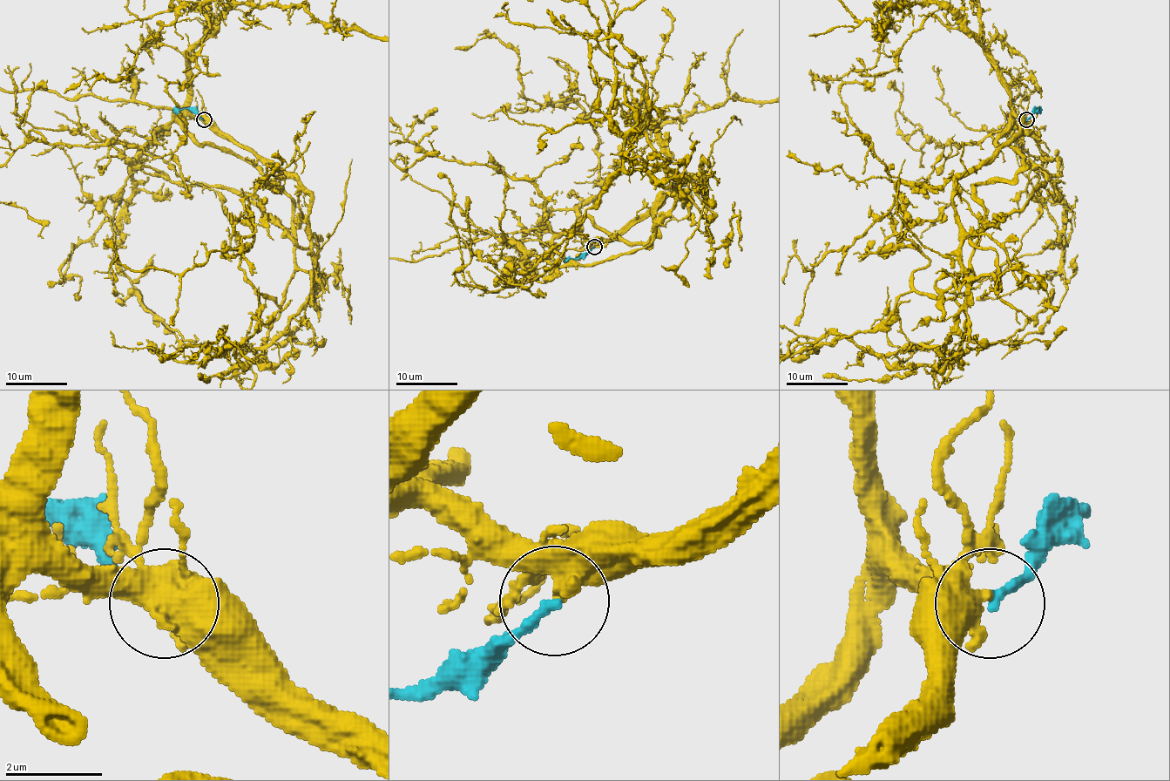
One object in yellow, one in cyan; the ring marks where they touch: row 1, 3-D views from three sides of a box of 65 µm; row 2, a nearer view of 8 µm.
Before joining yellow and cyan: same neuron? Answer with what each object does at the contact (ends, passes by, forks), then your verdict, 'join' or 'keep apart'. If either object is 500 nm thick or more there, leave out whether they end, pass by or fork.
keep apart

